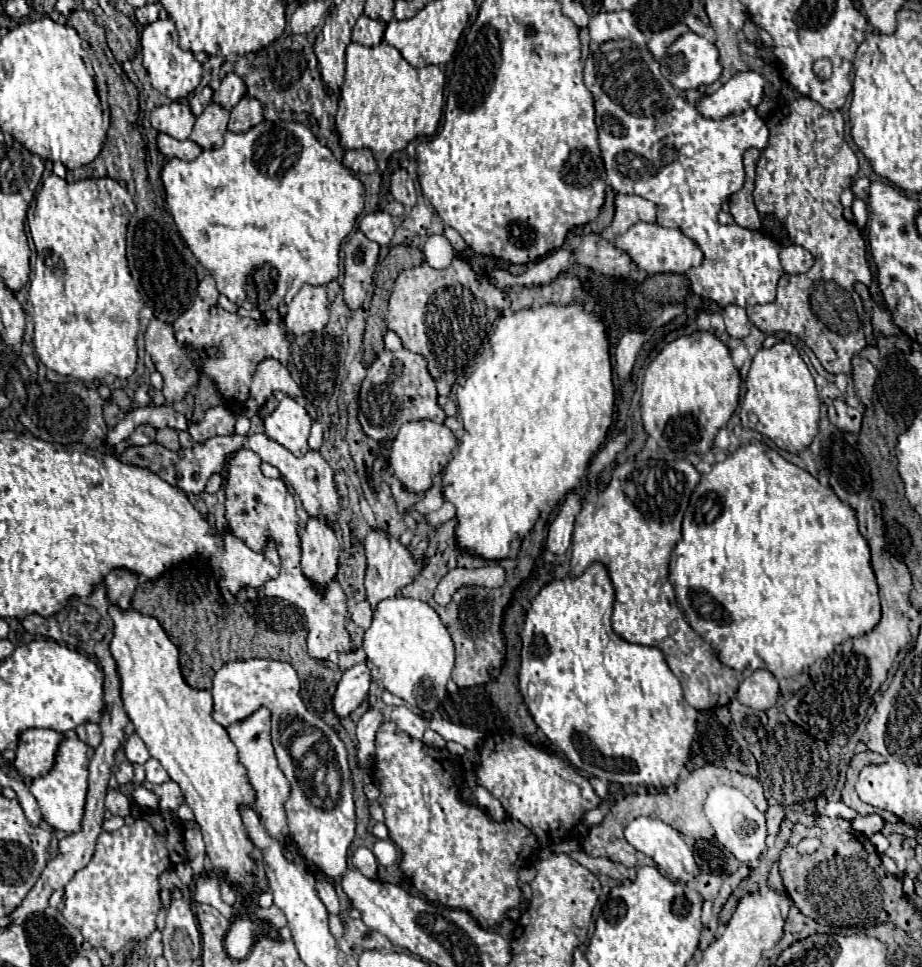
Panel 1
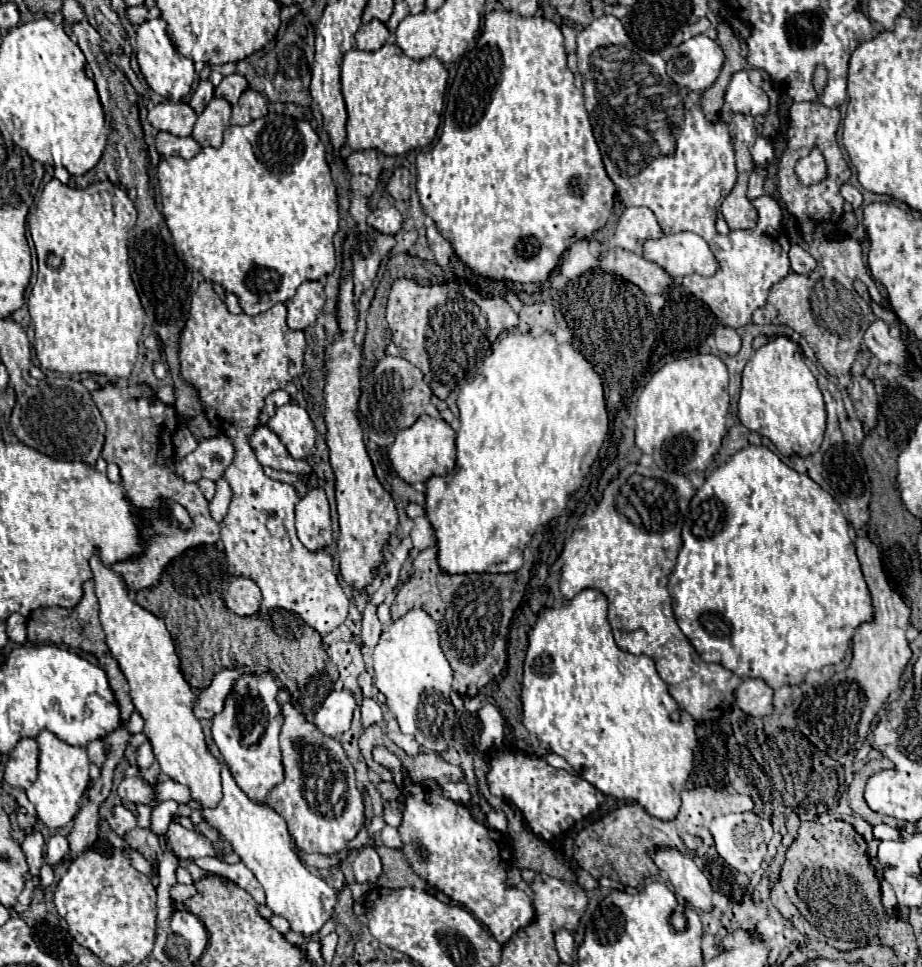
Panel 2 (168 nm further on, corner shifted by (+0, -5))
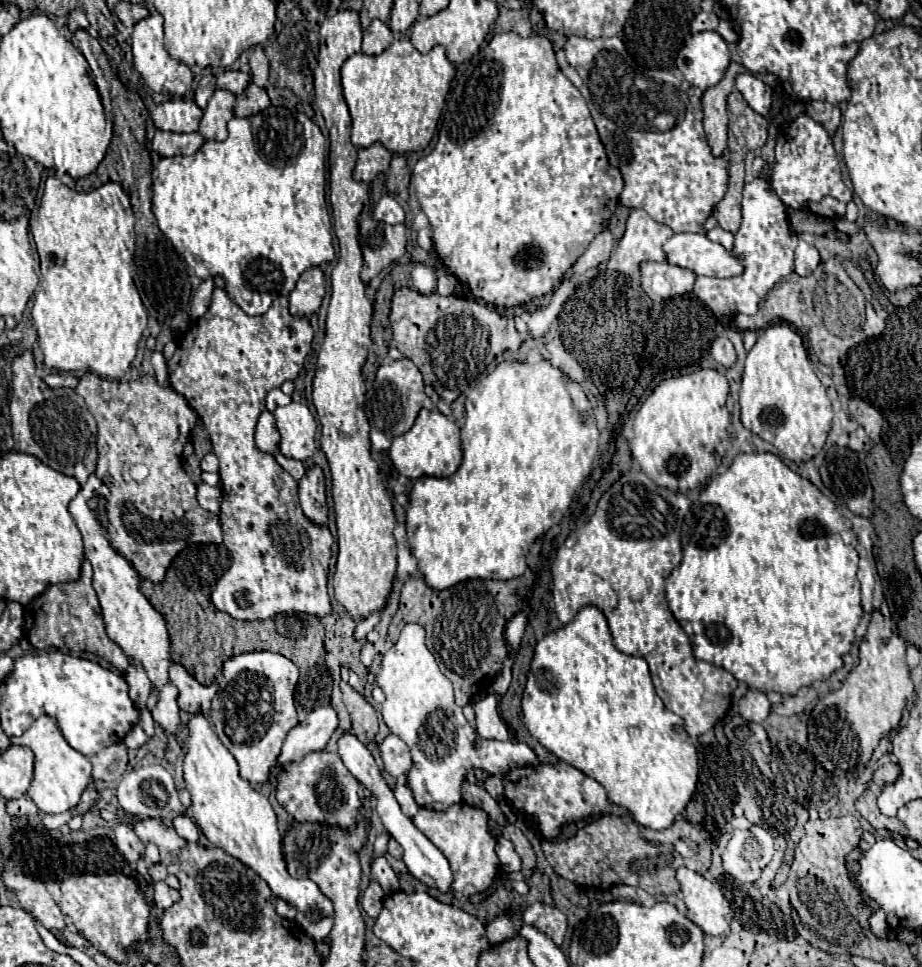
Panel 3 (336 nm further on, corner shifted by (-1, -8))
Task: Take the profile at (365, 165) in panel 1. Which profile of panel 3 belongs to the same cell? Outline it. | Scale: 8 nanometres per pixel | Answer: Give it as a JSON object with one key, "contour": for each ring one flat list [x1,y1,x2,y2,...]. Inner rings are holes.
{"contour":[[373,144,369,148,359,150,359,160,357,160,357,166,353,170,353,178,357,182,371,184,377,178,377,174,389,170,391,156,393,154,387,148,383,148,381,144]]}

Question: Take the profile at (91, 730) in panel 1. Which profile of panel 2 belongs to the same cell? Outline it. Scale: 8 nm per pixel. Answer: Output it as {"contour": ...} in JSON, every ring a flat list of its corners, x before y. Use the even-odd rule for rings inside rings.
{"contour":[[102,739,92,741,92,743,88,745,88,757,90,757,90,761,92,761,94,765,102,767,104,761,106,761,106,743,104,743]]}

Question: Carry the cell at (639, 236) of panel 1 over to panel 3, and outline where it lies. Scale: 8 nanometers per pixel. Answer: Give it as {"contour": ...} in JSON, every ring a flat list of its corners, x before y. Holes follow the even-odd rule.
{"contour":[[675,234,663,244,663,252,669,264,689,268,699,276,731,278,743,272,737,258,705,234]]}

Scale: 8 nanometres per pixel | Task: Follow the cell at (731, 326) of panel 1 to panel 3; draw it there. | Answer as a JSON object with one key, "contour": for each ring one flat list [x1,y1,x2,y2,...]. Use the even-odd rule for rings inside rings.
{"contour":[[725,336,717,338,717,340,711,344,711,354,713,354,713,358,715,358,721,366,725,366,725,368,731,368,731,366,735,364,735,360,737,360,735,348,733,348,731,340,725,338]]}

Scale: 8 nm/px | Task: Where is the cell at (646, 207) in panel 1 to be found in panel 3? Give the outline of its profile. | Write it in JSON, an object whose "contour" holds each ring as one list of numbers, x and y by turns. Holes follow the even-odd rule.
{"contour":[[631,210,625,226,625,234,617,248,611,252,607,268,623,272,631,278,639,278,639,264,645,260,663,262,665,254,661,246,673,236,673,230,655,222,645,210]]}

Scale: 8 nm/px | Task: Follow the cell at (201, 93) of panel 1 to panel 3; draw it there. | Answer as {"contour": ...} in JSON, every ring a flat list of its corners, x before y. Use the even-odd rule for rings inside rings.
{"contour":[[205,74,205,76,201,78,197,90,195,90,195,102,197,102,197,106,199,106,201,110,207,106,209,98,213,96,215,90,217,90,217,86,215,86,215,76,213,76,213,74]]}

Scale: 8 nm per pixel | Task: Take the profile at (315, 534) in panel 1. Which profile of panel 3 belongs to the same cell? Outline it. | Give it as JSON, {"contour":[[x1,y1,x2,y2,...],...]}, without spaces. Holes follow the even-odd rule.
{"contour":[[311,466,299,482,299,504,303,514,317,526,327,526,325,478,319,466]]}

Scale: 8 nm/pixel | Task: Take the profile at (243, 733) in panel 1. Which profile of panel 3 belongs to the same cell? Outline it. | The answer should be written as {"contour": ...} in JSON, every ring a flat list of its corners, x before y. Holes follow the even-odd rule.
{"contour":[[247,652,223,664,223,674,217,680,219,697,211,702,215,732,223,746,235,756,241,778,251,784,269,782,285,736,297,724,293,700,297,678,297,666,275,652]]}

